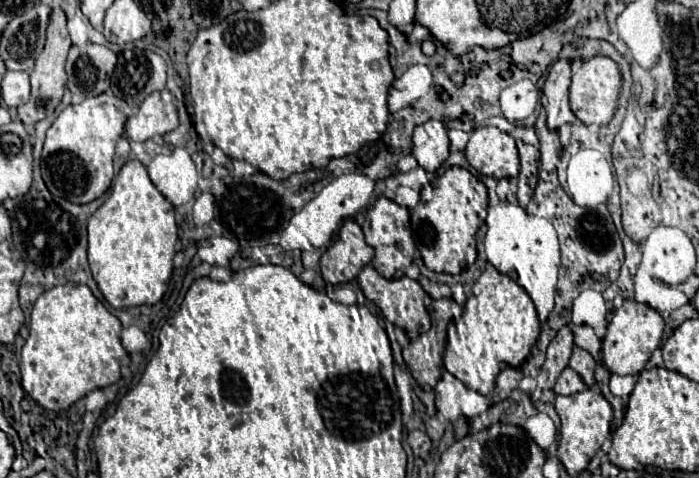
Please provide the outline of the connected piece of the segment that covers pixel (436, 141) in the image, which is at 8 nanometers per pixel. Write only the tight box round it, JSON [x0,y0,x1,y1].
[412,119,450,171]

